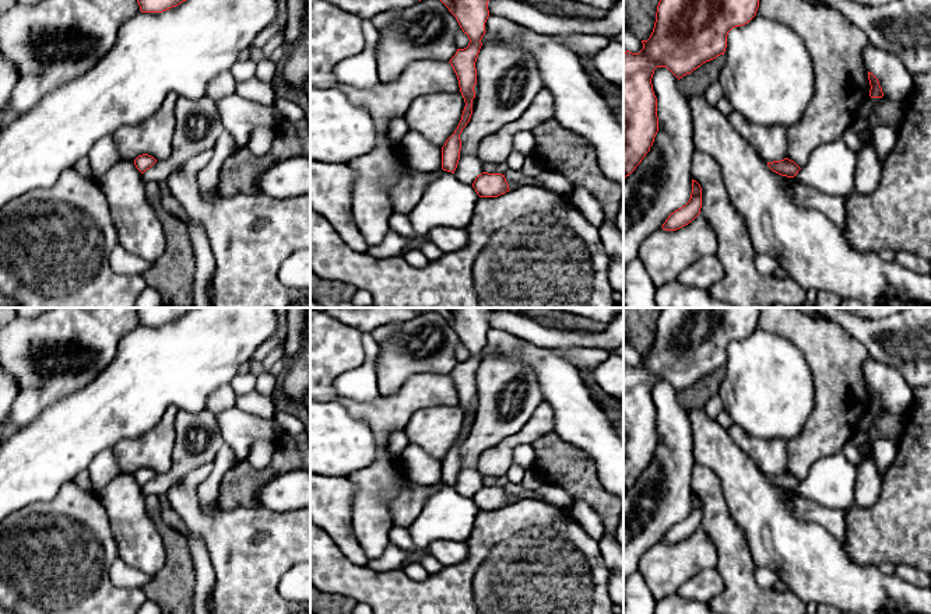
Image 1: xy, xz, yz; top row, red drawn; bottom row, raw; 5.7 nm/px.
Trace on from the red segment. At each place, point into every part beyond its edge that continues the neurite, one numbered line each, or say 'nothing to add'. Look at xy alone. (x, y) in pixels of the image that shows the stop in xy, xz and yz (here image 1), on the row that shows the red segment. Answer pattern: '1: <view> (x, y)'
nothing to add

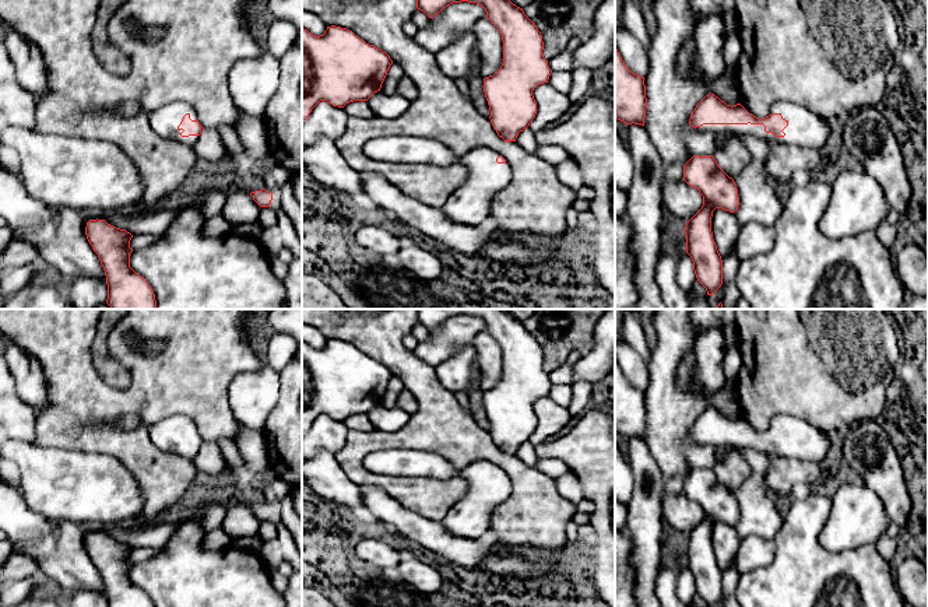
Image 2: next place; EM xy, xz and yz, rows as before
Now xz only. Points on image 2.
1: xz (470, 203)

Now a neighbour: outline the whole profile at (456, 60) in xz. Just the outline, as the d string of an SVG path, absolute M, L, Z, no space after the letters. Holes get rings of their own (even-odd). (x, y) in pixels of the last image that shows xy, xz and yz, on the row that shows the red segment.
M464 34L451 41L446 48L435 53L436 63L442 73L451 80L467 80L477 62L475 38Z

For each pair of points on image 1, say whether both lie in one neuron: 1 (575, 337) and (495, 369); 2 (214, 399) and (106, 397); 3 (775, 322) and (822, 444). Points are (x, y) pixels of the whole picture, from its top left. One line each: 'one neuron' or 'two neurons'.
1: two neurons
2: two neurons
3: one neuron

